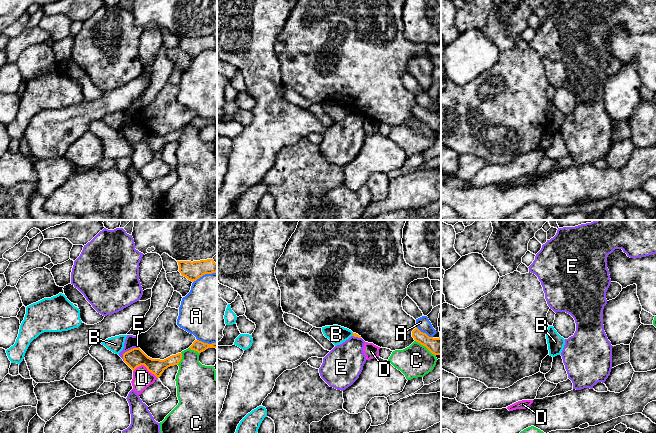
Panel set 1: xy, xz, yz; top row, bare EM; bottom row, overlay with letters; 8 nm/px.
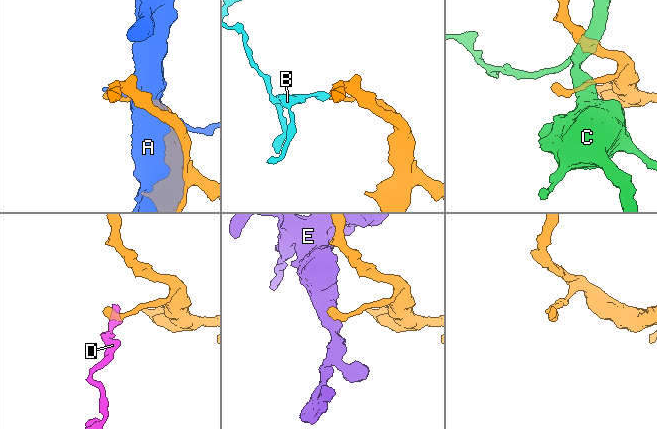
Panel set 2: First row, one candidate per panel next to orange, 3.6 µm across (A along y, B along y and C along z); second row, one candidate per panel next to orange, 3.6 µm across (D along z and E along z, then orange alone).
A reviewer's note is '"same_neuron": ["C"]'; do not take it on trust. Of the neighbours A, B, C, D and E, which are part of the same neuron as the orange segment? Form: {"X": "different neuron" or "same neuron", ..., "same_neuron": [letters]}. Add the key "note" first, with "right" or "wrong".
{"note": "wrong", "A": "different neuron", "B": "different neuron", "C": "different neuron", "D": "different neuron", "E": "different neuron", "same_neuron": []}

